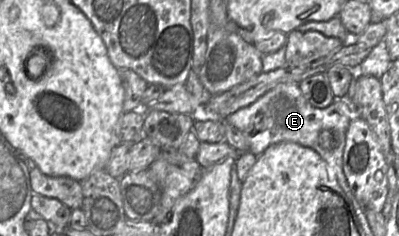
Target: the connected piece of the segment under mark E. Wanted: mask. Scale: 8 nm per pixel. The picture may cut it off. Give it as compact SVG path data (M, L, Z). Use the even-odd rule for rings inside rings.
M286 82L277 85L252 104L237 110L227 116L226 119L231 125L245 134L249 142L249 151L256 156L262 154L269 146L281 142L294 142L304 147L312 148L333 170L338 184L348 197L351 200L356 200L349 189L348 182L343 172L343 152L346 143L346 133L354 116L349 105L339 100L339 98L340 97L335 96L333 103L328 107L316 108L305 99L298 83Z

